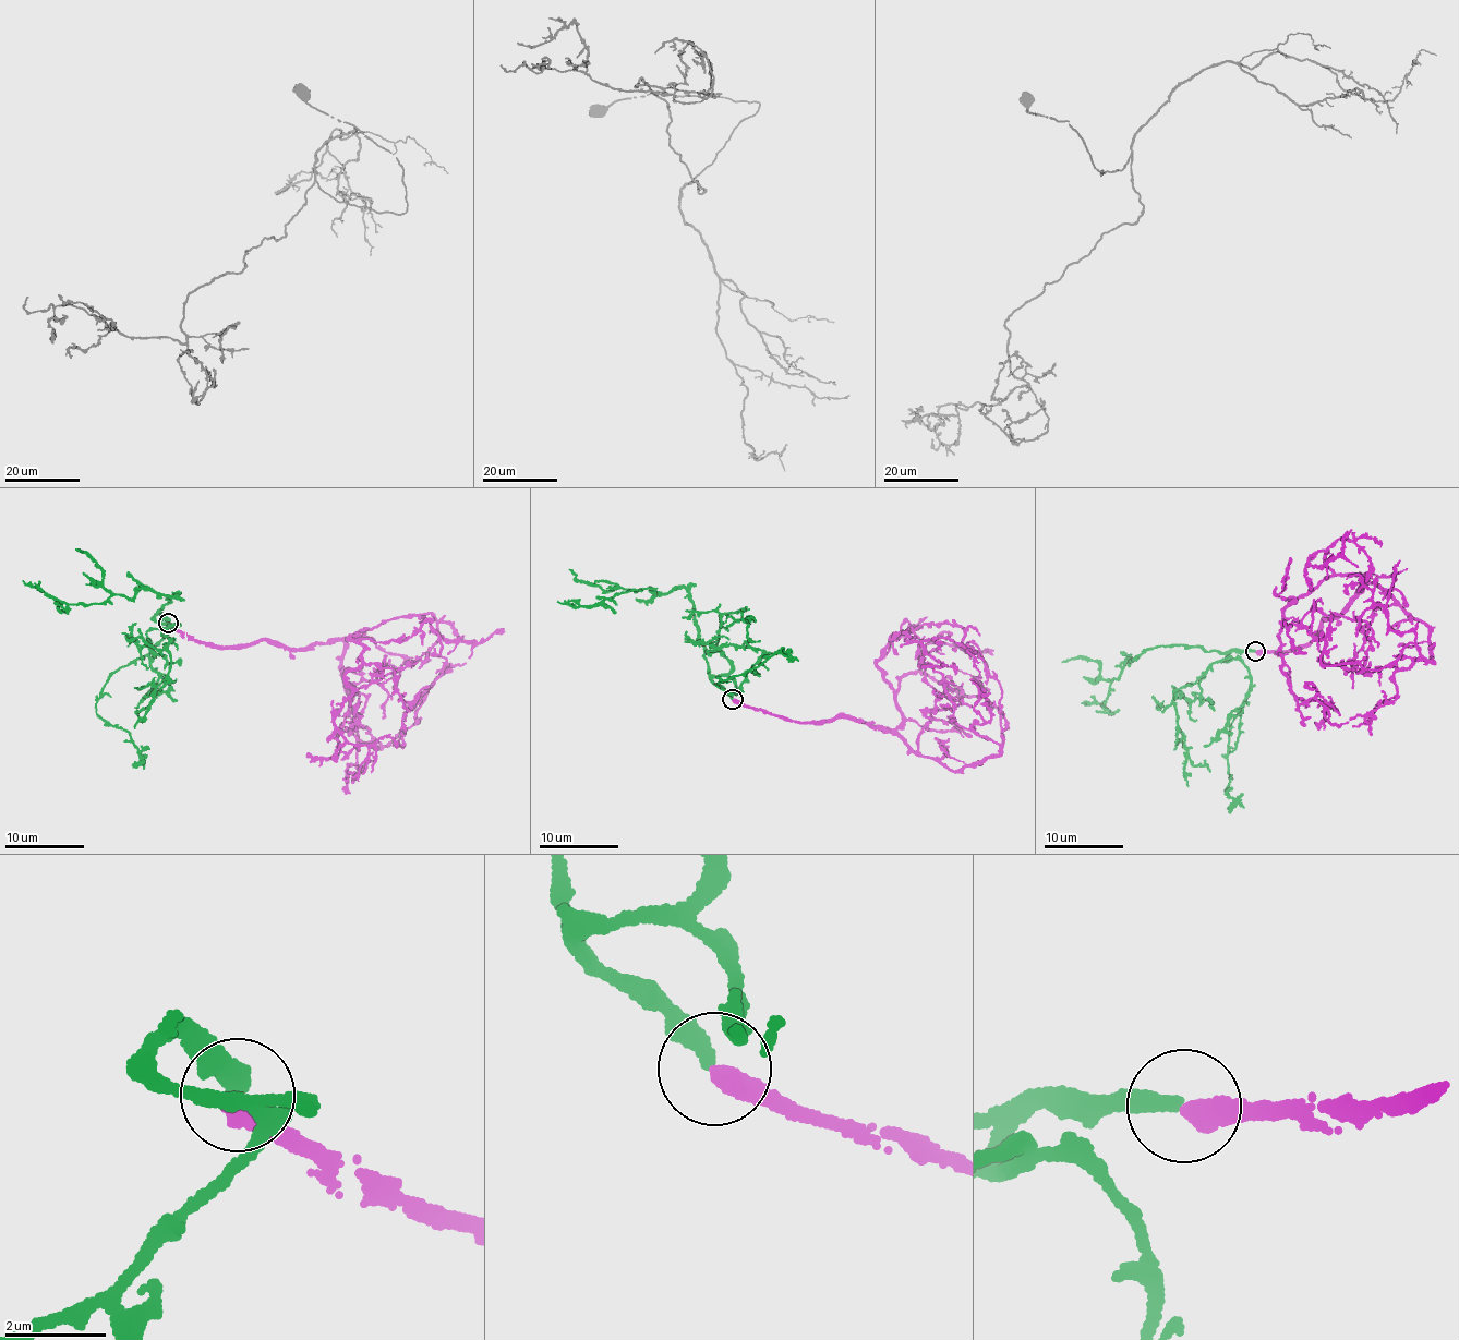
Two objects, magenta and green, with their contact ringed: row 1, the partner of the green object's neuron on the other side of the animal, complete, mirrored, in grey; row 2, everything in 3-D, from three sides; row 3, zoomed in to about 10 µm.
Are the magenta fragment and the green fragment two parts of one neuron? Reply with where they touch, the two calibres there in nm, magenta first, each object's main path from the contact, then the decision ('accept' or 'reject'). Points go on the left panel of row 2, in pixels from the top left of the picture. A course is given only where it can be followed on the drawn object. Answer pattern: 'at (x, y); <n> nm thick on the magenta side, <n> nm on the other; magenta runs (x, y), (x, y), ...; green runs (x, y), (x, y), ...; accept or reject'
at (168, 623); 440 nm thick on the magenta side, 360 nm on the other; magenta runs (167, 624), (234, 649), (342, 640), (358, 737), (375, 747), (402, 732), (402, 746), (402, 714), (429, 686); green runs (167, 624), (158, 612), (179, 592), (143, 588), (132, 598), (118, 594), (94, 604), (68, 603), (24, 581); reject

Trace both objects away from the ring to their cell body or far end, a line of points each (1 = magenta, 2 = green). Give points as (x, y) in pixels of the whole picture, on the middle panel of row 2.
1: (732, 699), (810, 723), (867, 722), (950, 769), (998, 752), (1002, 735), (1000, 690), (969, 651)
2: (732, 699), (710, 675), (686, 589), (675, 587), (664, 593), (639, 589), (590, 605), (563, 604), (558, 600)

